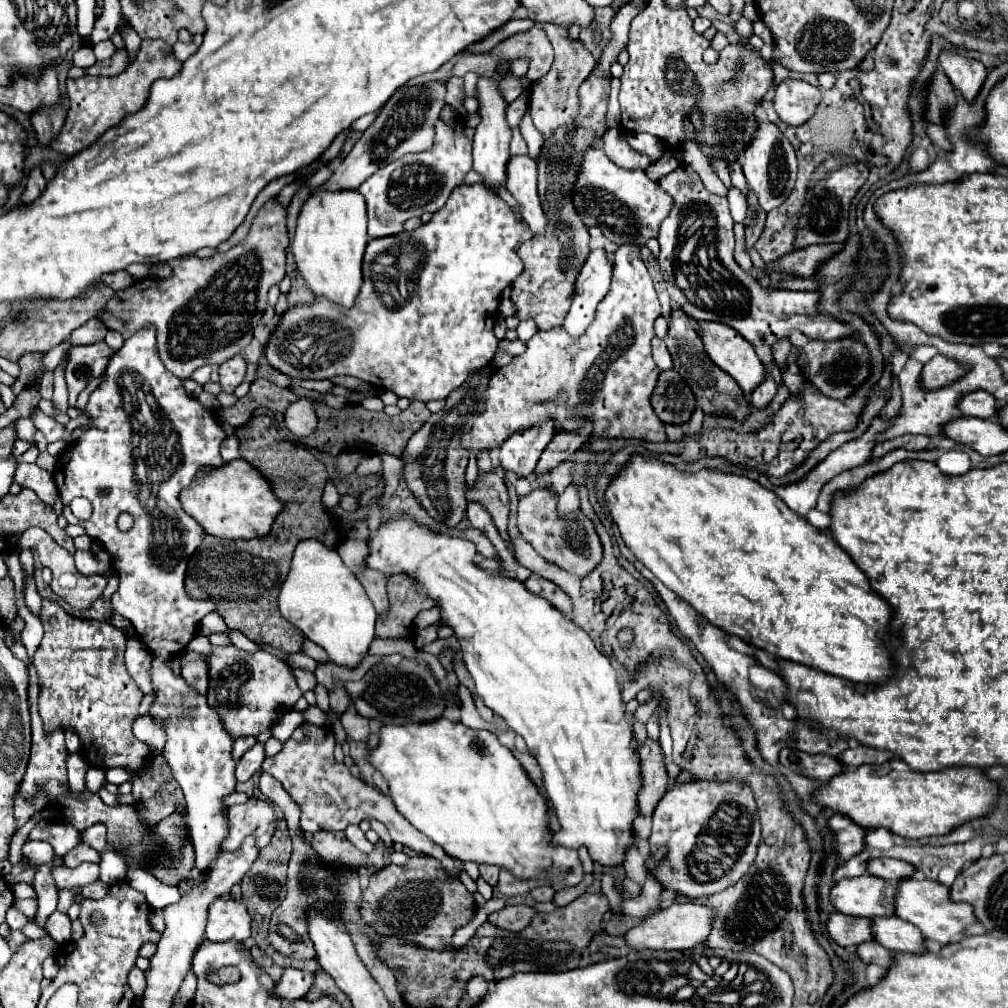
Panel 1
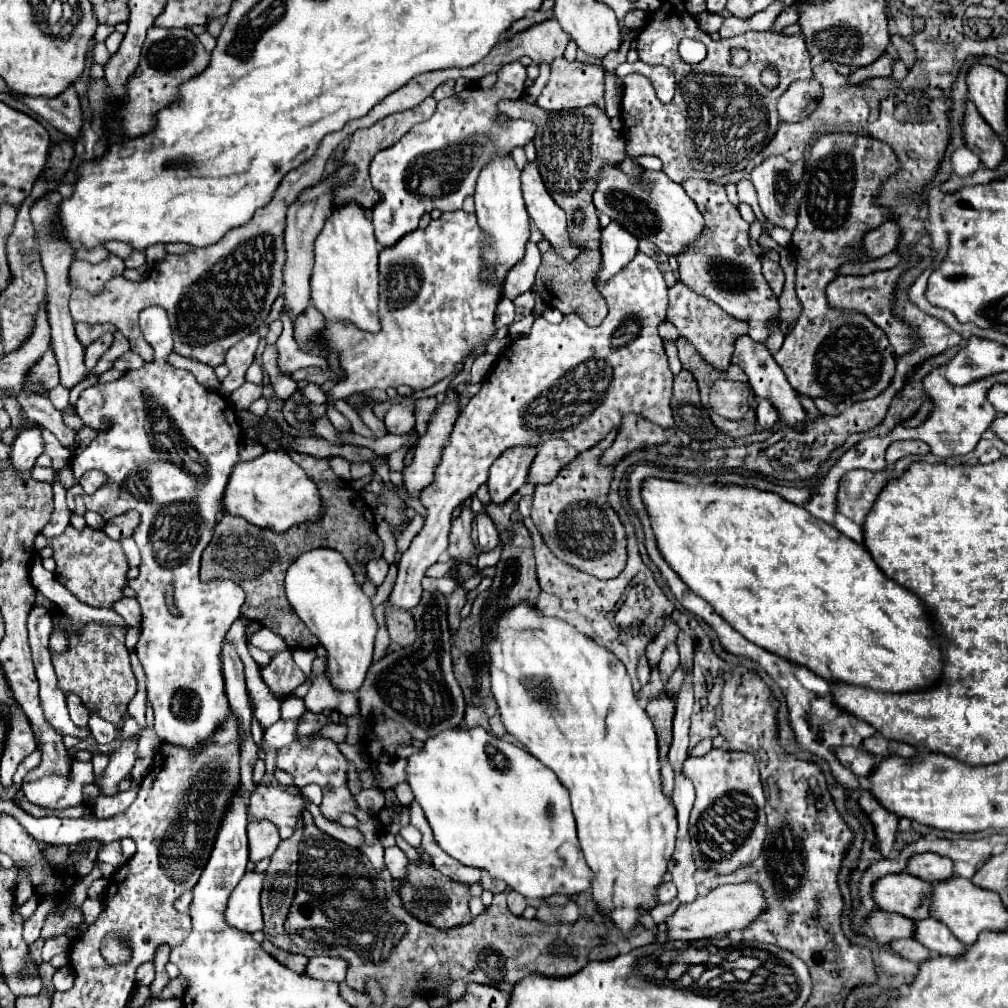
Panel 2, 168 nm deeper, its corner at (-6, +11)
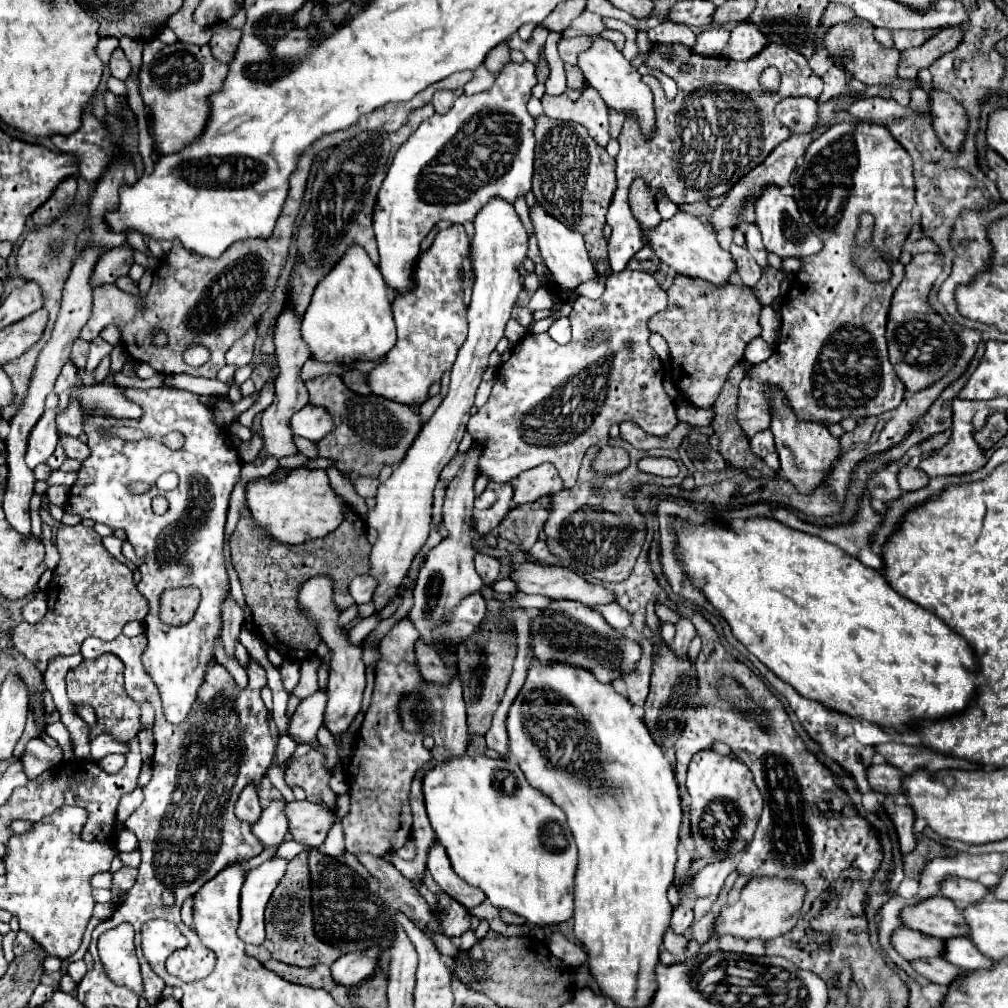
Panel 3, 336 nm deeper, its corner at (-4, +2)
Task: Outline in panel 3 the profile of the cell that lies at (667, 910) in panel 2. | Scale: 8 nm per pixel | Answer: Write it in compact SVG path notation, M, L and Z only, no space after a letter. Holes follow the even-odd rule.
M669 928L663 934L663 948L671 954L677 956L677 960L687 960L685 954L685 946L687 946L687 938L685 936L677 936L675 932L671 932Z

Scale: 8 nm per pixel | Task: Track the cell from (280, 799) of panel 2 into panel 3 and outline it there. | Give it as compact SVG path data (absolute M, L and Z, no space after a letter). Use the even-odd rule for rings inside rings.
M307 800L287 802L283 812L289 818L289 832L293 840L303 846L317 848L335 822L335 814L331 810L323 810L321 806L315 806Z

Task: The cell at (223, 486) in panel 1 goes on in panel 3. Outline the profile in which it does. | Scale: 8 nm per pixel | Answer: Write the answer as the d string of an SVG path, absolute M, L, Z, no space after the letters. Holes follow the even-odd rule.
M277 468L271 476L263 476L245 484L245 502L253 522L281 544L301 544L323 538L343 520L343 500L329 486L325 470L309 468Z

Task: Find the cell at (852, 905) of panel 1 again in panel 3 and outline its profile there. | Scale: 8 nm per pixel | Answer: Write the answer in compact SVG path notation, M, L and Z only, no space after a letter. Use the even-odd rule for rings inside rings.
M943 896L927 898L915 906L903 908L901 922L911 930L937 936L941 940L951 936L967 936L967 924L963 922L961 910Z

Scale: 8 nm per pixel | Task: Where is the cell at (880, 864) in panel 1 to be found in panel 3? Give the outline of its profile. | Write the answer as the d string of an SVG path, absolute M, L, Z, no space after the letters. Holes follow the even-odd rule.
M947 876L941 882L941 896L957 902L959 906L969 906L971 902L977 902L979 898L987 896L987 888L975 880L967 880L967 878L959 878L959 876Z

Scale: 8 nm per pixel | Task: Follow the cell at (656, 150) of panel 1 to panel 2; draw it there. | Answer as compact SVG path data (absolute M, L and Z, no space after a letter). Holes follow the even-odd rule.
M642 155L634 160L635 163L640 164L645 169L660 171L662 170L662 162L659 158L650 155Z

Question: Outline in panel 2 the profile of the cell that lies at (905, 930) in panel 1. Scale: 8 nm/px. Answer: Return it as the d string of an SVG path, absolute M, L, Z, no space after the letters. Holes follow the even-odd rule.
M935 917L917 921L915 939L921 945L925 945L933 955L937 953L937 955L959 957L967 949L961 941L957 941L957 937L953 937L953 933L949 931L949 927L943 925L941 921L937 921Z

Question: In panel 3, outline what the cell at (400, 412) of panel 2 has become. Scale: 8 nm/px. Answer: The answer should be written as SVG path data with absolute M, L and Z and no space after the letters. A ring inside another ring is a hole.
M357 478L353 482L355 490L359 496L363 498L369 498L369 496L375 496L377 494L377 486L379 486L379 480L377 478Z

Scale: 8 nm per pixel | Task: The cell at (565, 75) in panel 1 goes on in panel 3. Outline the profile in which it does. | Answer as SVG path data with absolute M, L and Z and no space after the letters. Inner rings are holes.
M587 86L579 100L571 100L567 94L559 94L559 96L551 96L545 94L541 98L543 104L543 112L549 118L557 118L563 122L575 122L575 124L583 124L591 138L595 138L595 142L599 142L601 146L607 146L609 142L609 120L607 120L607 106L601 98L601 94Z

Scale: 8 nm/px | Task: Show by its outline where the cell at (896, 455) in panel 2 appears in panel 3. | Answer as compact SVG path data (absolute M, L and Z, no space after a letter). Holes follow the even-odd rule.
M905 464L899 474L897 474L897 480L899 480L899 486L901 490L917 490L917 488L923 488L929 480L929 476L921 470L921 468L913 468L909 464Z

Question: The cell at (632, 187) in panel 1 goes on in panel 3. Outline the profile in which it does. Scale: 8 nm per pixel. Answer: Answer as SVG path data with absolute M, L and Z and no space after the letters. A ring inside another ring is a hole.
M677 210L677 214L669 220L661 220L655 228L645 230L647 246L659 256L663 264L667 264L673 272L707 280L711 284L727 284L731 274L735 272L733 256L723 250L715 238L715 232L703 224L697 216Z

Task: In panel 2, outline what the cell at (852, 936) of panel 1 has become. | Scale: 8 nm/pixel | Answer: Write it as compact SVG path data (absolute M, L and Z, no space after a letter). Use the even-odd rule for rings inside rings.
M881 909L873 911L873 915L867 919L867 925L879 943L893 943L897 939L913 937L915 933L915 921Z

